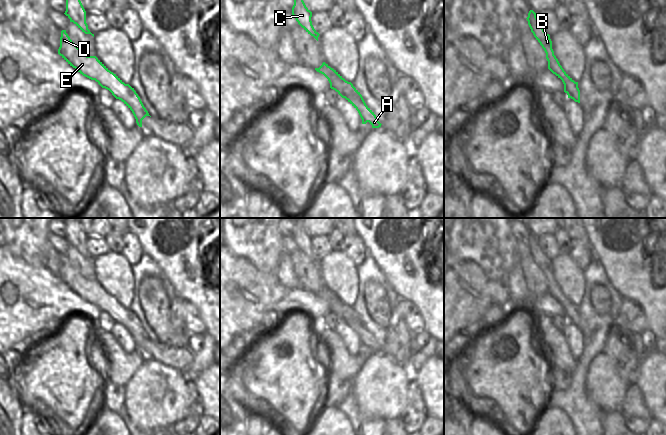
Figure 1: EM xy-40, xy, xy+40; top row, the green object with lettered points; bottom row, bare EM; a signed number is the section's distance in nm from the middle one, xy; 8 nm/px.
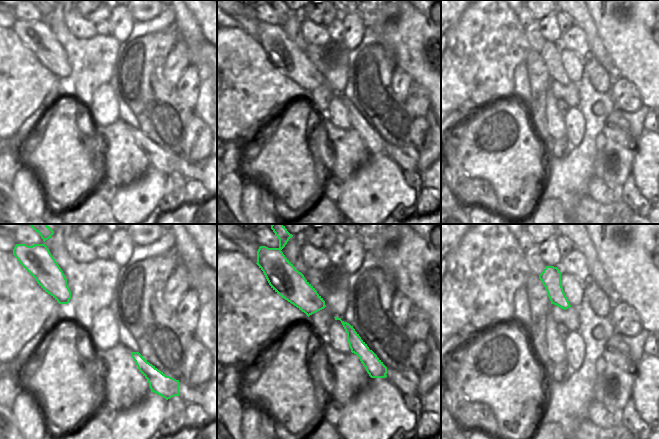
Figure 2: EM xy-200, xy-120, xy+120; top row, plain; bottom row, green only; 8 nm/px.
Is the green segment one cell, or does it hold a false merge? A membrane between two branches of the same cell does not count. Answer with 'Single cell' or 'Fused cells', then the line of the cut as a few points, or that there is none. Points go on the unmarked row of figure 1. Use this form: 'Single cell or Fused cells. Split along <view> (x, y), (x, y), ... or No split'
Fused cells. Split along xy+40 (564, 308), (568, 316), (577, 325)

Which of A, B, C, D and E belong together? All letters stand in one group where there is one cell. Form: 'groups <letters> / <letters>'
groups A D E / B C

